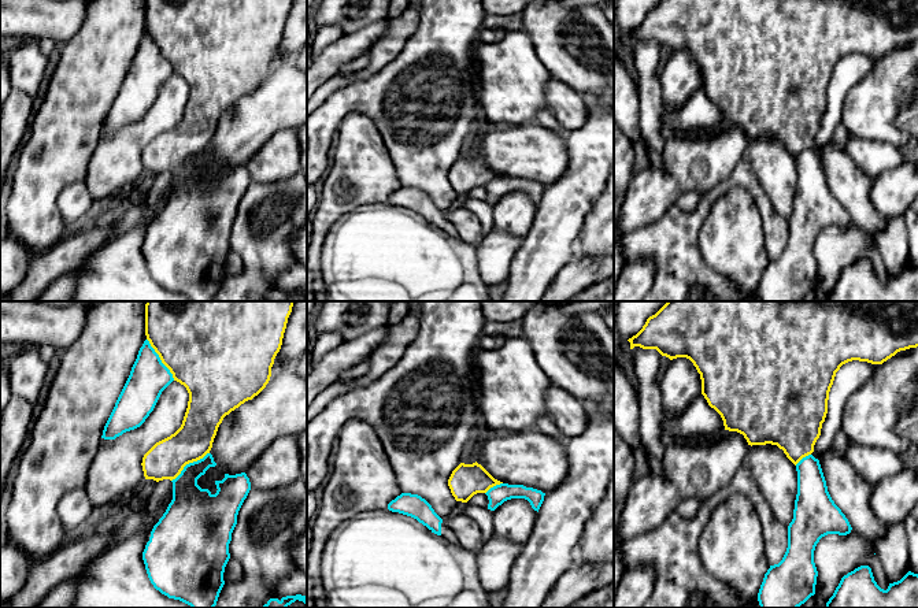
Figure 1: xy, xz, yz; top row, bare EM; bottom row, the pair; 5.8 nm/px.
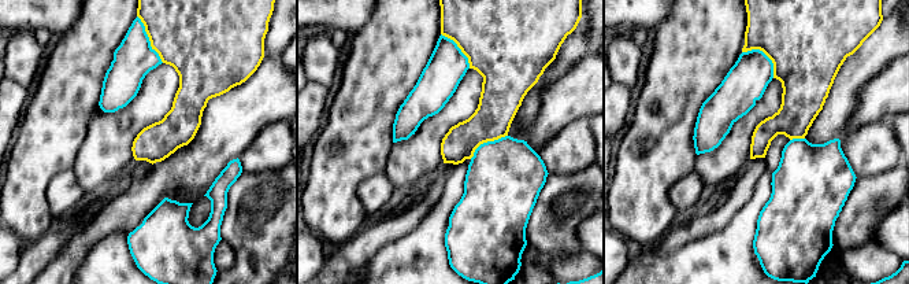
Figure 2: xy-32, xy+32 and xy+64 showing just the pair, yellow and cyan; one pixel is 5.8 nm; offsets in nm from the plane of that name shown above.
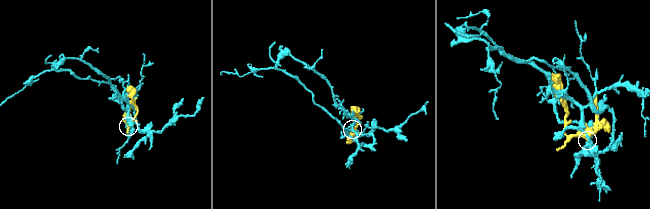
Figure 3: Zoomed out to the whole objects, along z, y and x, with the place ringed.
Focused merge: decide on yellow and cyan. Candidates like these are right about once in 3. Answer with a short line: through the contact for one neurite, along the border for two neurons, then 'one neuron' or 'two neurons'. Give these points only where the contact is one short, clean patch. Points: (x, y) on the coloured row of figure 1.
two neurons

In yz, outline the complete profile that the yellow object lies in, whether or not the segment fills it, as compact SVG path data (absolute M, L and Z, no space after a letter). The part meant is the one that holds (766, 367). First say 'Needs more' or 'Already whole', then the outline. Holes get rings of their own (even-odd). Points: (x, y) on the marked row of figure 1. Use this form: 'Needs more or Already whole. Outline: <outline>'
Already whole. Outline: M667 301L655 315L649 316L643 329L628 340L630 349L656 349L670 360L689 359L700 374L702 394L708 405L722 418L725 430L744 435L748 445L777 445L796 466L803 457L814 452L814 445L821 435L822 423L828 414L829 392L836 372L848 362L859 360L882 364L900 351L918 346L918 301Z

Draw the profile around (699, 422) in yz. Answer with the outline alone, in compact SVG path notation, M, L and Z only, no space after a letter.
M703 394L695 397L678 415L663 414L663 441L707 442L725 433L721 415Z

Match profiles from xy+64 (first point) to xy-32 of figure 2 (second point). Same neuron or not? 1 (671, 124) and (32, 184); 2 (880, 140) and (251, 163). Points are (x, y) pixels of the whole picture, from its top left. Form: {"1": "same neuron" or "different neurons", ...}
{"1": "same neuron", "2": "same neuron"}

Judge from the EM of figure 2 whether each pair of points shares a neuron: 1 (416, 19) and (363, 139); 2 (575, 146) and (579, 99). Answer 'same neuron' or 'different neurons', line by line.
1: same neuron
2: different neurons

